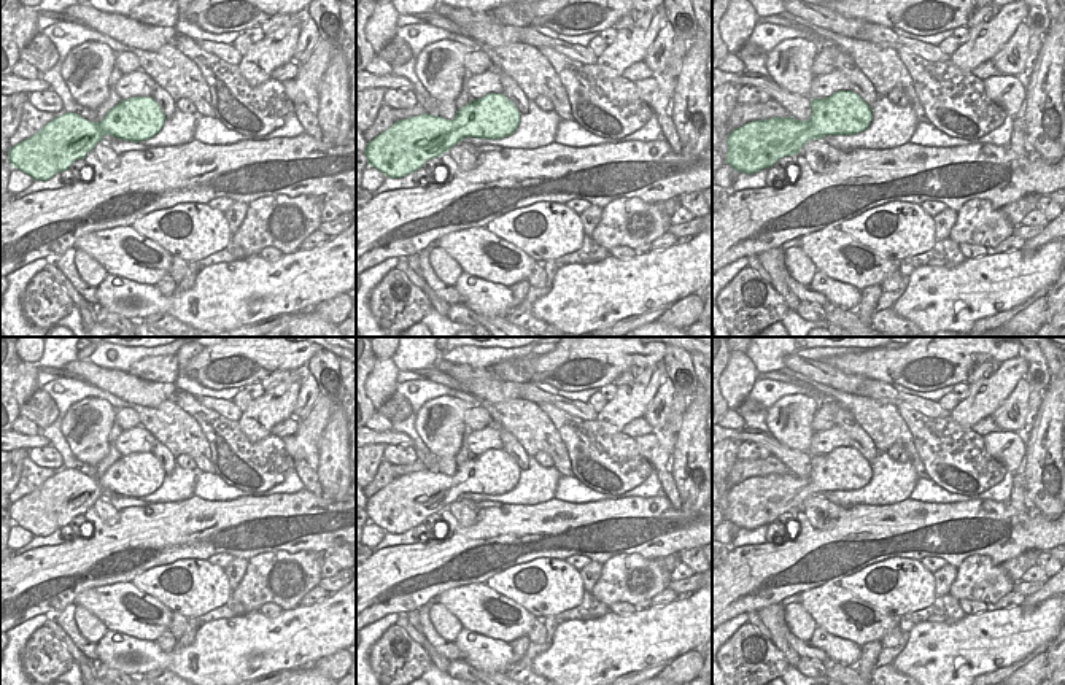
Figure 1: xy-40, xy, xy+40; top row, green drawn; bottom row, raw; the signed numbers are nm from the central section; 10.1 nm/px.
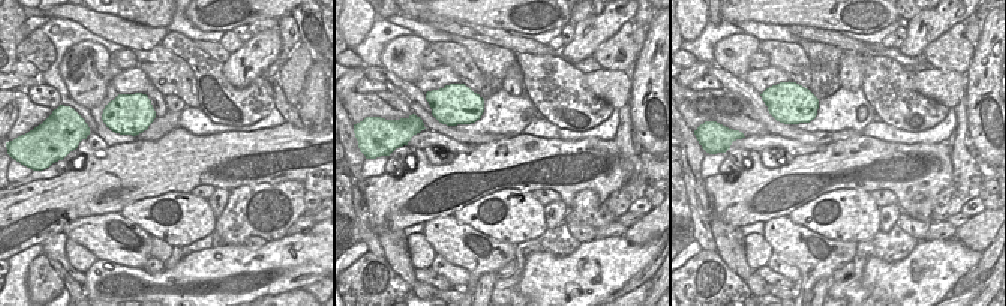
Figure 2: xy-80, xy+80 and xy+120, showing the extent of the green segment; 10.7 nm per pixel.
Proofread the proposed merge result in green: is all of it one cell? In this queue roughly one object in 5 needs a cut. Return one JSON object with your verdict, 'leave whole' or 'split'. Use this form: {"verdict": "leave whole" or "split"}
{"verdict": "leave whole"}

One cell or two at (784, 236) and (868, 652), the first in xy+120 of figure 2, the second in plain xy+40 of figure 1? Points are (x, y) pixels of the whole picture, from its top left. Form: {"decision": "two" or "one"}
{"decision": "two"}

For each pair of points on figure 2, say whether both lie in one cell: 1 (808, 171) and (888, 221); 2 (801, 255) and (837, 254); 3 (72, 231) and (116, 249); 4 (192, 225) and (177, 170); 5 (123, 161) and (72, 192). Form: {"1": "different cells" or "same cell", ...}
{"1": "different cells", "2": "same cell", "3": "same cell", "4": "different cells", "5": "same cell"}

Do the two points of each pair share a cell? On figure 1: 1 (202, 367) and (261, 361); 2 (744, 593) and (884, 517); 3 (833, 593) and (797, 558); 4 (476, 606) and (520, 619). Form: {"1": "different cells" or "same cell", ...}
{"1": "same cell", "2": "same cell", "3": "different cells", "4": "same cell"}

